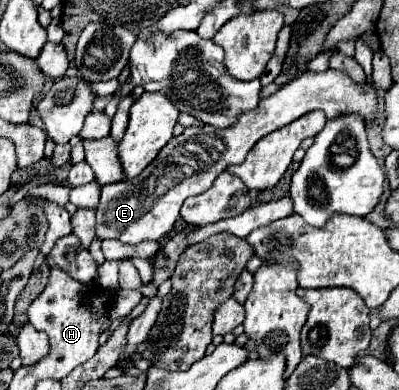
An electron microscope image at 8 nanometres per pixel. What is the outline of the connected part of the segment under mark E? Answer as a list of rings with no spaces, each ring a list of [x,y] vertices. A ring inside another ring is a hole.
[[[338,70],[306,72],[276,94],[264,98],[254,110],[242,112],[236,122],[224,130],[214,126],[186,128],[182,136],[174,136],[136,178],[102,186],[100,204],[96,208],[96,236],[116,238],[124,244],[140,244],[144,240],[160,240],[168,234],[180,214],[186,198],[206,192],[214,180],[230,166],[244,162],[250,148],[266,134],[294,122],[312,110],[324,110],[328,120],[342,114],[358,114],[364,122],[378,116],[378,92],[370,82],[354,82],[348,74]]]

